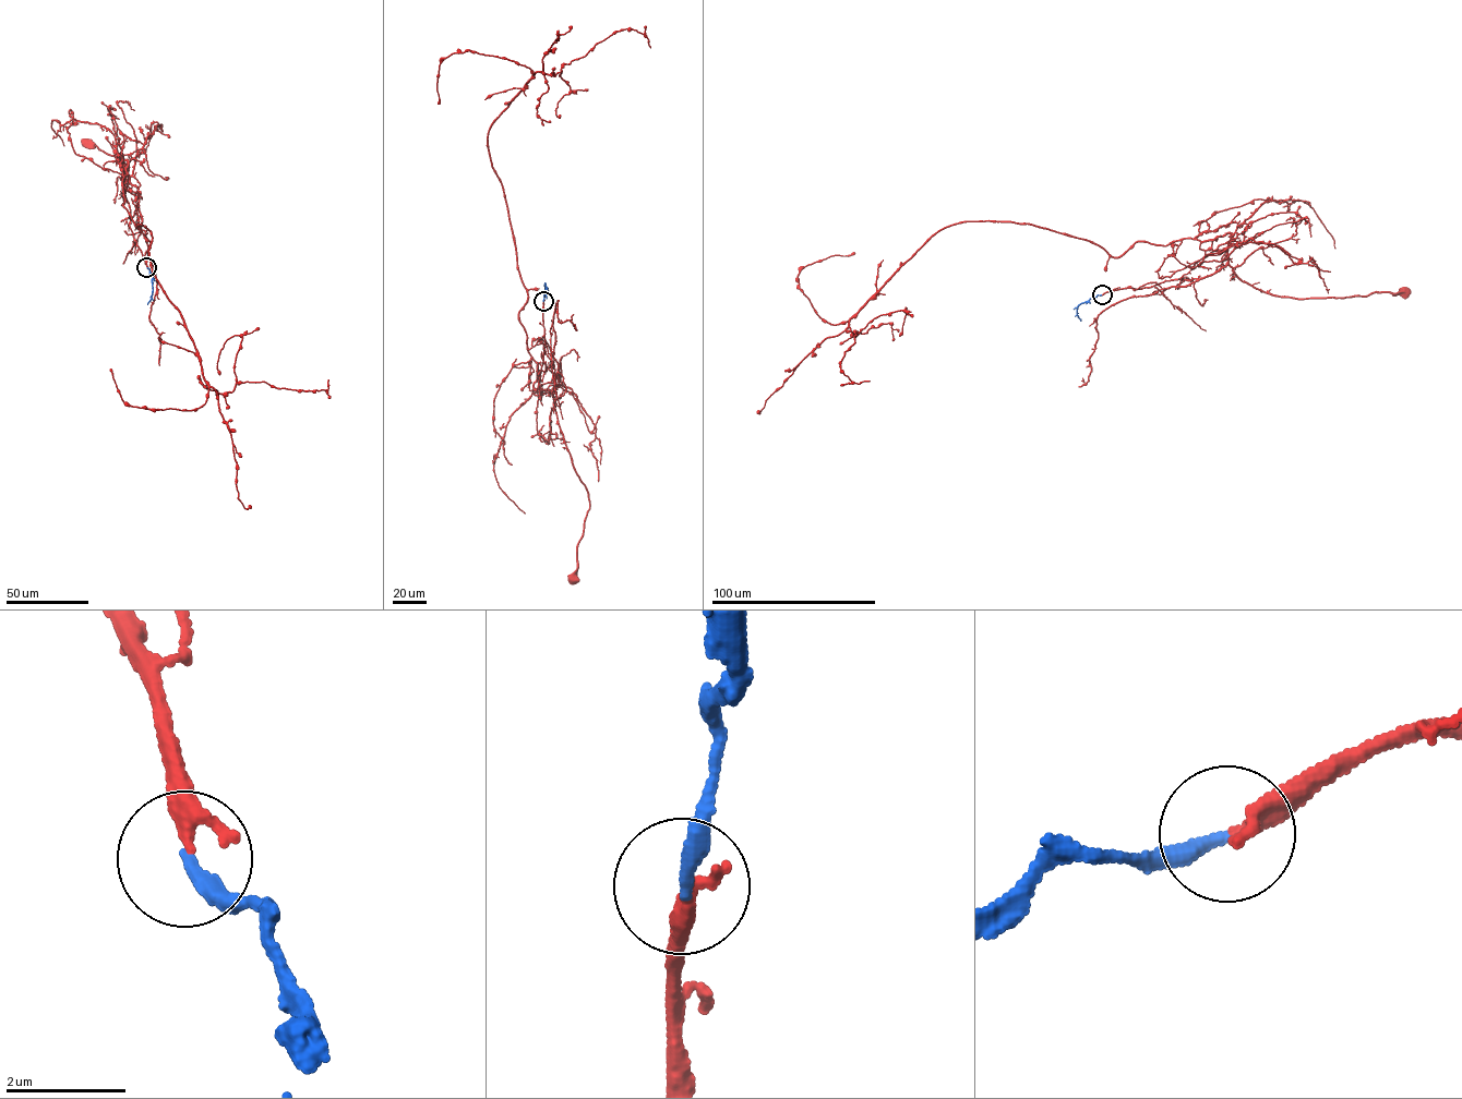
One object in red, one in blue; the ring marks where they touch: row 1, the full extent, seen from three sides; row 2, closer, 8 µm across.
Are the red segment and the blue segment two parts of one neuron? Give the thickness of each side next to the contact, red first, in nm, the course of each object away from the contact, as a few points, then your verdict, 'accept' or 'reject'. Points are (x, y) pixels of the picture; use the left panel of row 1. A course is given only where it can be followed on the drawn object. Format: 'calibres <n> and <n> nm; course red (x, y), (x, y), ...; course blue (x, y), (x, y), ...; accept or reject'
calibres 200 and 260 nm; course red (147, 267), (129, 225), (138, 206), (136, 188), (129, 183), (122, 194), (128, 162), (87, 143); course blue (146, 267), (153, 284), (147, 304); accept

